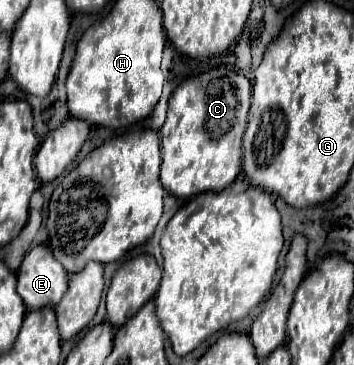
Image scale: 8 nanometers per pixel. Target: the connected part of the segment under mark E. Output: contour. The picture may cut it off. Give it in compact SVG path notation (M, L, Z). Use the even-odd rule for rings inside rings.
M37 245L25 255L17 277L17 291L27 309L57 305L67 291L67 271L55 261L47 245Z

